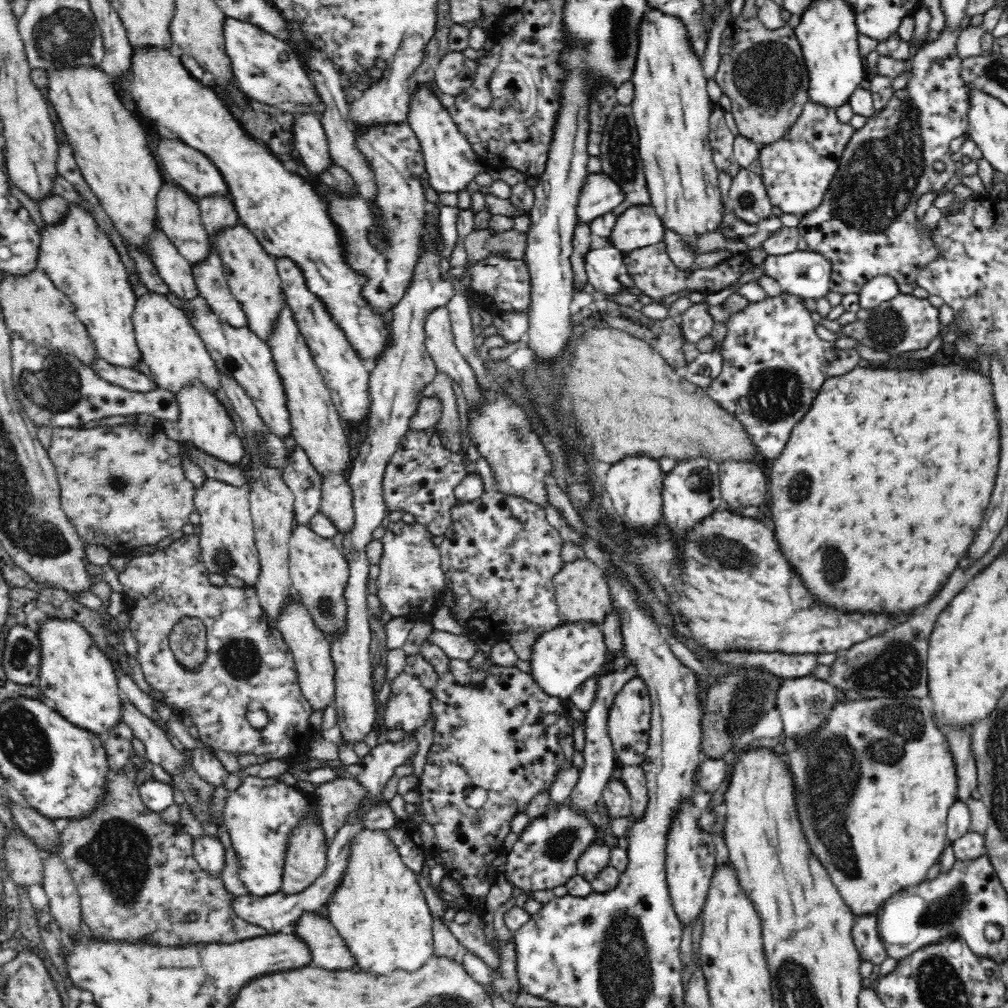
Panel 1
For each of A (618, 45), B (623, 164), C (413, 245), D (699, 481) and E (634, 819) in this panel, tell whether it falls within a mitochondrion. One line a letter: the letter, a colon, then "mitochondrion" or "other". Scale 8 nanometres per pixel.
A: mitochondrion
B: mitochondrion
C: other
D: mitochondrion
E: other

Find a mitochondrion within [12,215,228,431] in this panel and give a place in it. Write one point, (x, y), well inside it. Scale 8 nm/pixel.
(54, 385)

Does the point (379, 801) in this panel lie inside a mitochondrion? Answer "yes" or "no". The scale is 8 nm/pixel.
no

